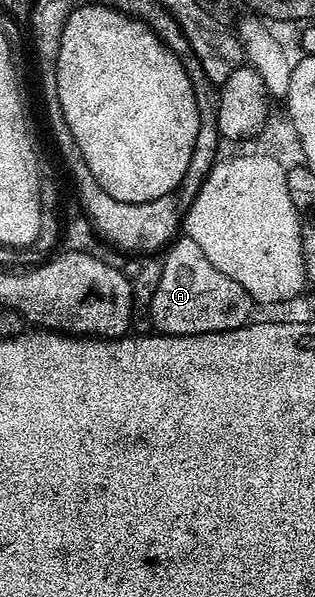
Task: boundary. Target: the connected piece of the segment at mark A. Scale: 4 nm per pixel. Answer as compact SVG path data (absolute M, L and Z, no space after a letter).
M180 237L167 248L163 256L164 268L162 269L162 281L158 289L154 289L152 304L148 314L152 317L153 328L162 335L201 335L202 333L218 333L219 331L233 331L244 327L253 318L252 307L254 301L226 273L214 269L194 245L186 237Z

